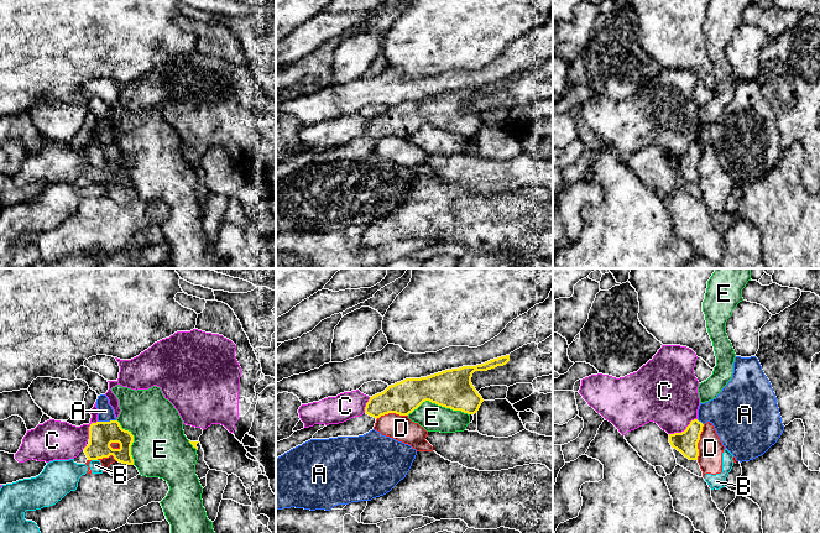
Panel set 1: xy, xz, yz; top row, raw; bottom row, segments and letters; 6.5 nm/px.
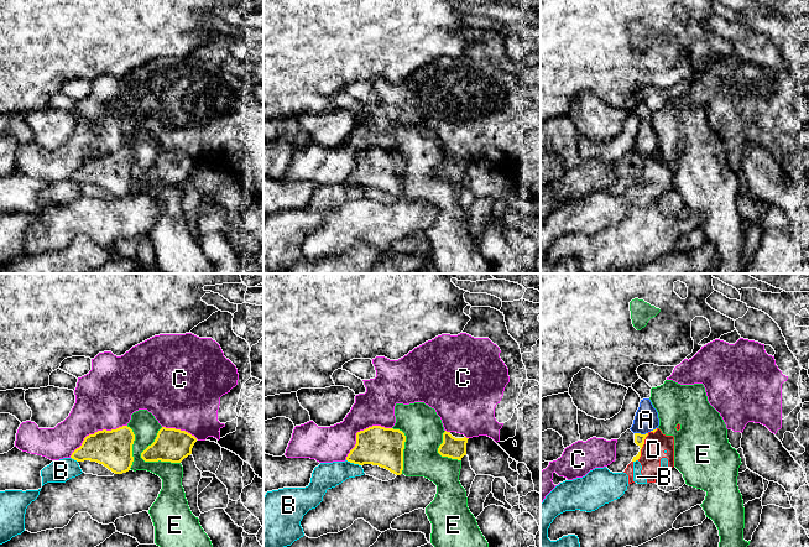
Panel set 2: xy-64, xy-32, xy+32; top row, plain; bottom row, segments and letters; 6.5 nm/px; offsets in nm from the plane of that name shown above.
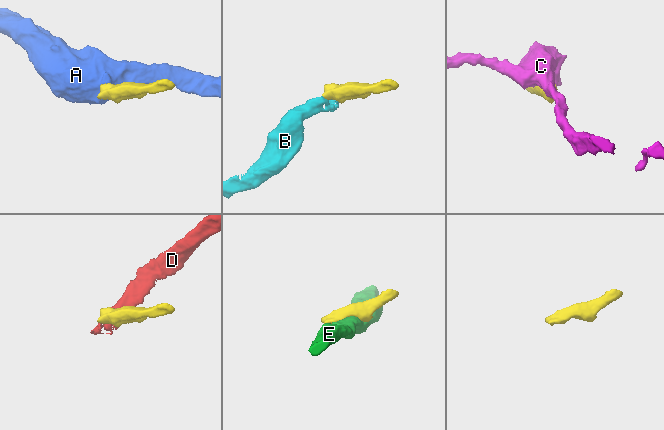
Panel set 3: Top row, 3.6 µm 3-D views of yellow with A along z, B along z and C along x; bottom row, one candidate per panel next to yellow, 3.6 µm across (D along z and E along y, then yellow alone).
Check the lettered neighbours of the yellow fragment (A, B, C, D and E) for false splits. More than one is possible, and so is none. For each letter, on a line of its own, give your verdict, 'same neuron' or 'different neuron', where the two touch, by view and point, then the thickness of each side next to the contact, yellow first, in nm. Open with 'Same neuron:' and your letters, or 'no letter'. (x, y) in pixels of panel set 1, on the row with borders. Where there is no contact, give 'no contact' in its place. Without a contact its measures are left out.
Same neuron: no letter
A: different neuron | xy (106, 422) | 170/100 nm
B: different neuron | xy (94, 459) | 170/80 nm
C: different neuron | yz (684, 430) | 140/380 nm
D: different neuron | yz (698, 442) | 140/160 nm
E: different neuron | xz (438, 405) | 260/180 nm

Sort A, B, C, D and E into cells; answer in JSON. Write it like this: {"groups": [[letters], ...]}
{"groups": [["A"], ["B", "D"], ["C"], ["E"]]}

